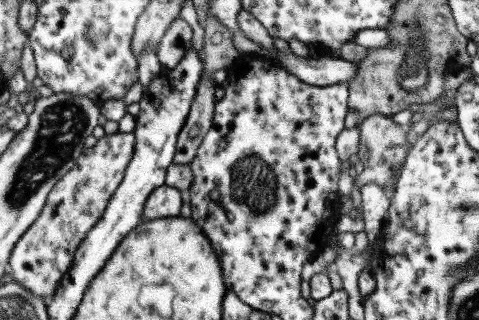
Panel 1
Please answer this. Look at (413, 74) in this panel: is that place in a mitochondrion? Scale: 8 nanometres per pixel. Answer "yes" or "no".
yes

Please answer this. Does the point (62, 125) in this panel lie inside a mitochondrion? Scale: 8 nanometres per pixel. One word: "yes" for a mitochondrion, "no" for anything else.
yes

